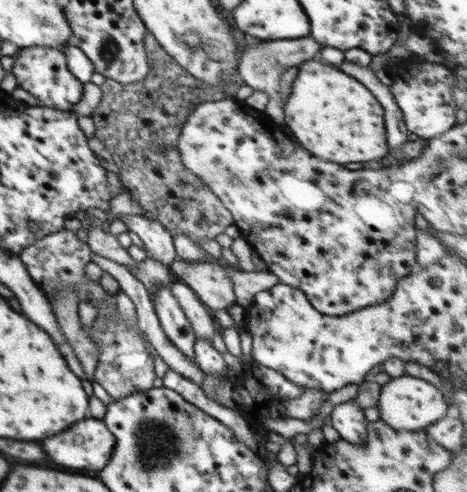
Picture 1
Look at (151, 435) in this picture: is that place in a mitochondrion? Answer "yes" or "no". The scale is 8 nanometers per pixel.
yes

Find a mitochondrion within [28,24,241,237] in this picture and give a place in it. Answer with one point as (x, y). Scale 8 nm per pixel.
(106, 50)

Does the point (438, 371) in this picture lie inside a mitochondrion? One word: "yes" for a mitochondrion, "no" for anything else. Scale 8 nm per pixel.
no

